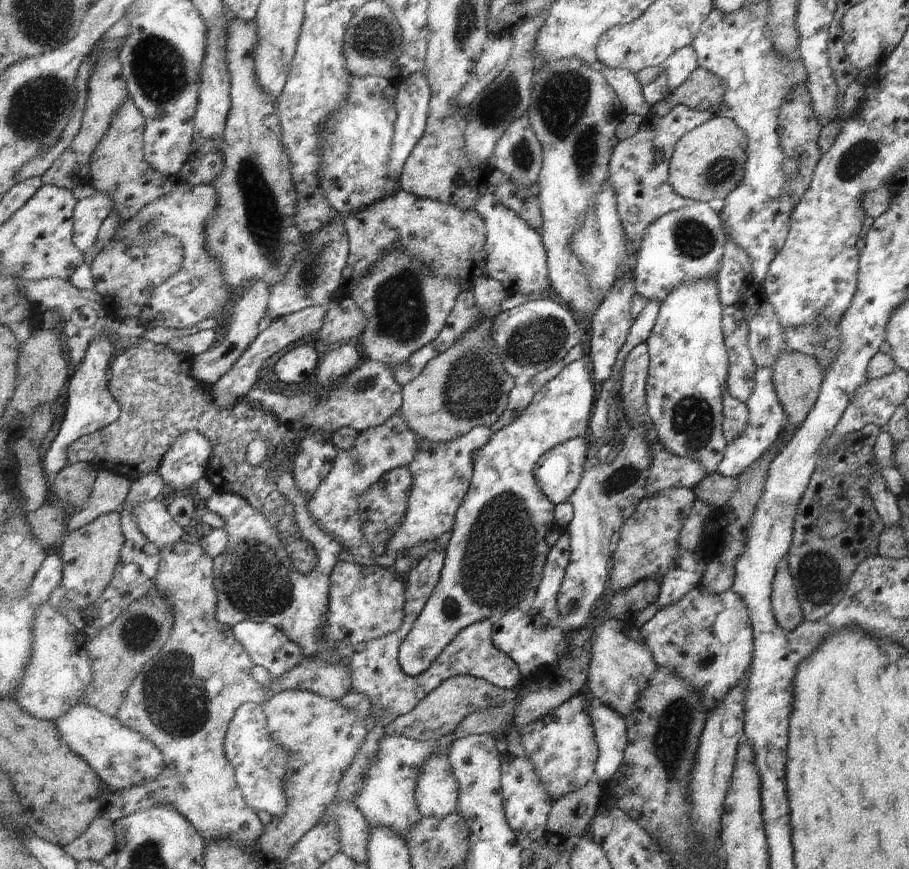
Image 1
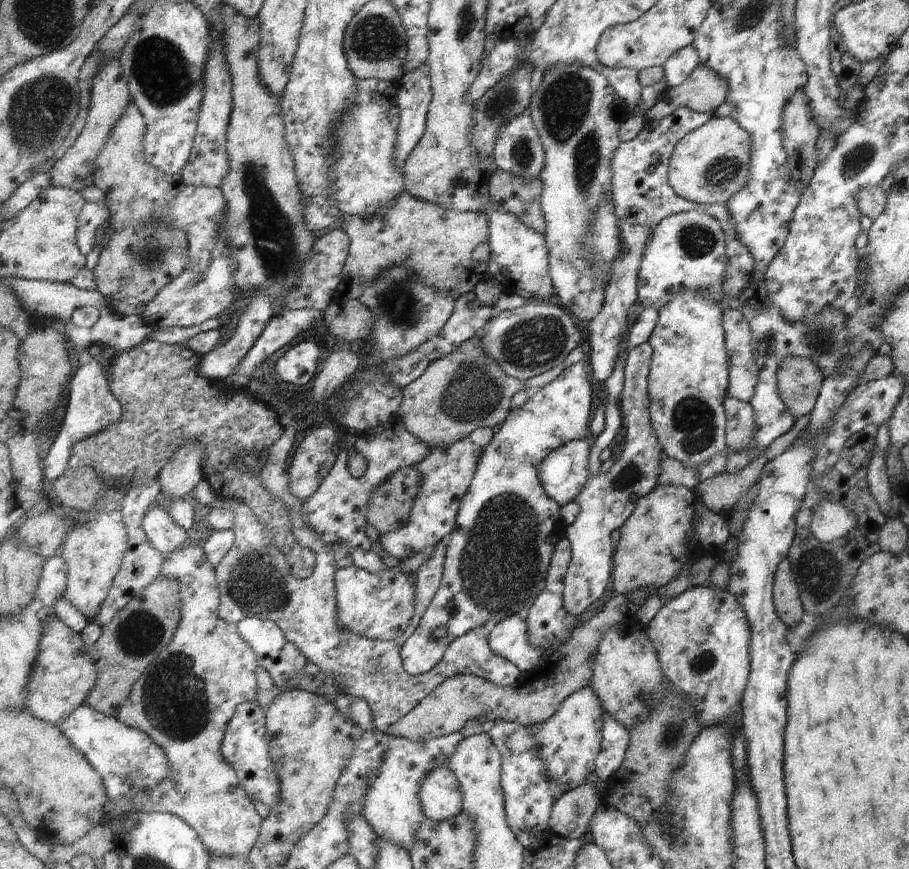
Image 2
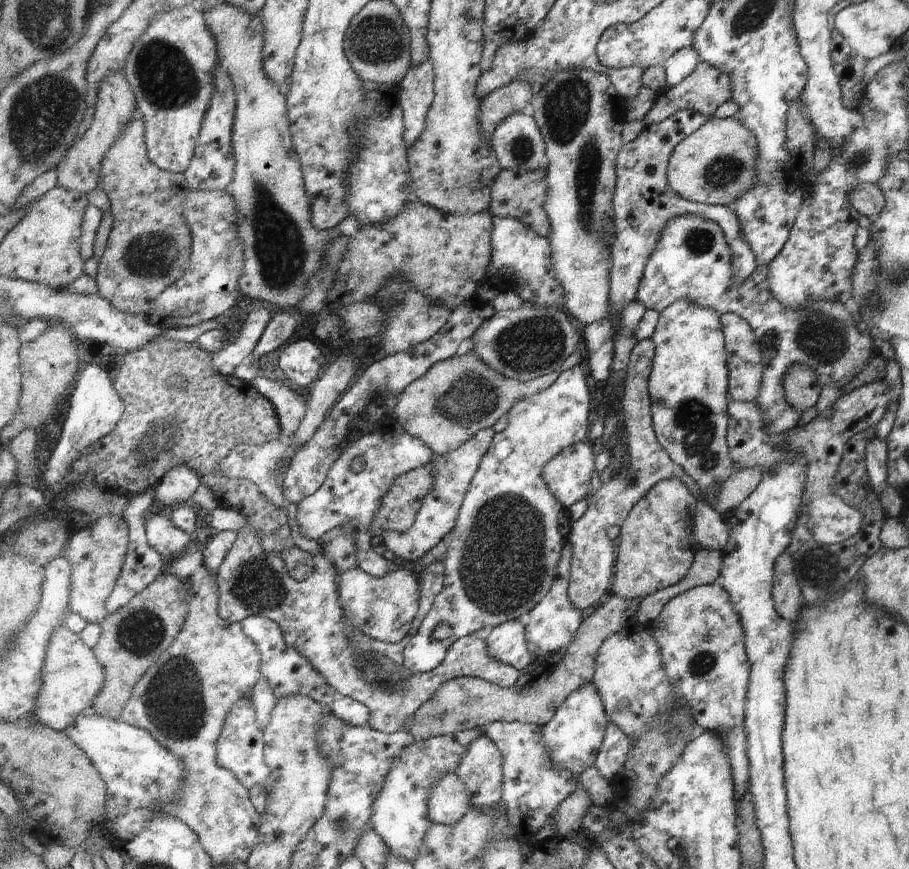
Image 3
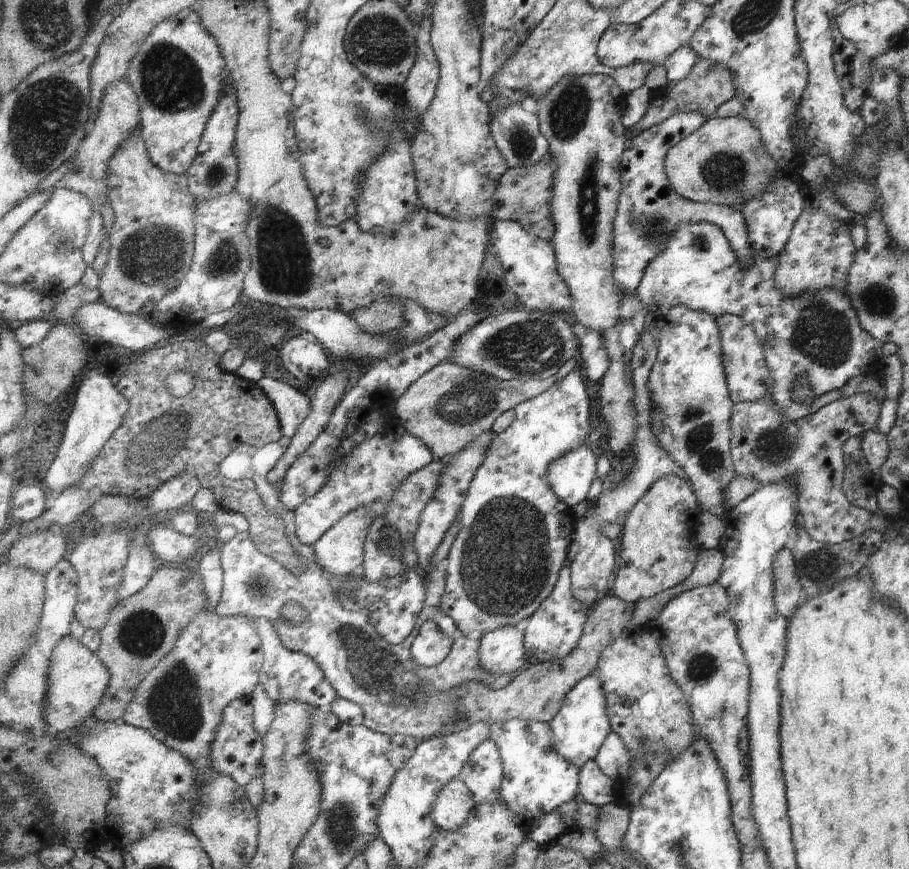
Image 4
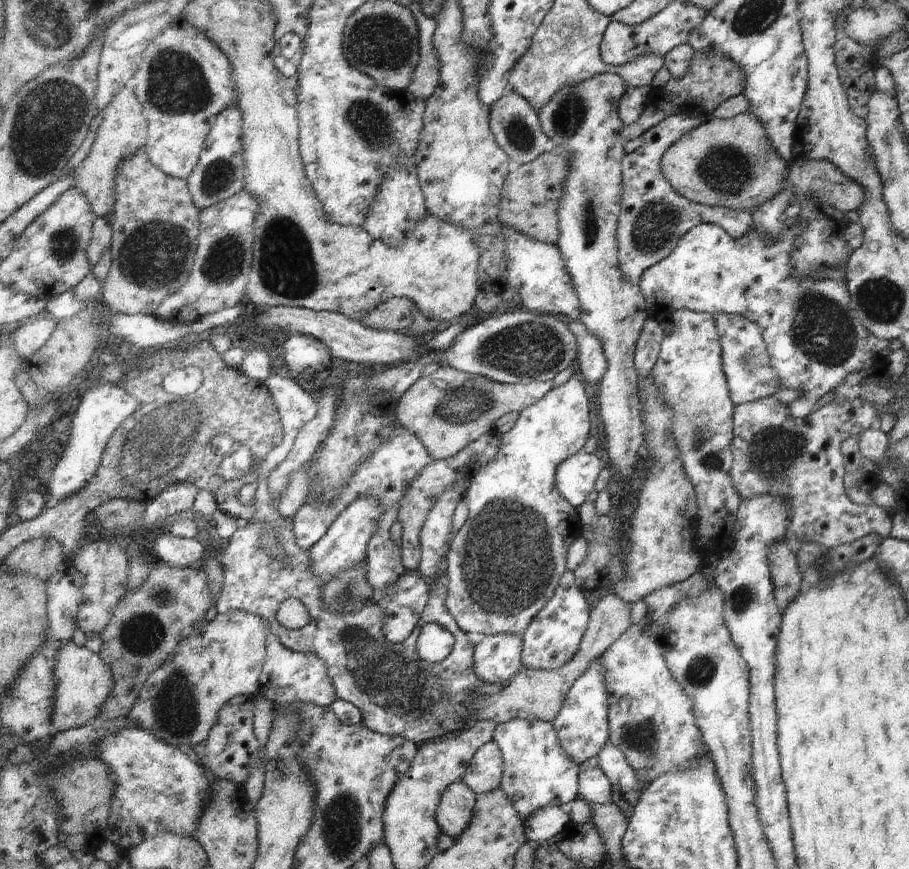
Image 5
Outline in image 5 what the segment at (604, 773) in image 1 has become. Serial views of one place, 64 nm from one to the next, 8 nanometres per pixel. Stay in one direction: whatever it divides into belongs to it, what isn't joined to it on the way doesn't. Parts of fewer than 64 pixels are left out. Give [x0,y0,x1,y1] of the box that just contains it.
[599,741,645,817]

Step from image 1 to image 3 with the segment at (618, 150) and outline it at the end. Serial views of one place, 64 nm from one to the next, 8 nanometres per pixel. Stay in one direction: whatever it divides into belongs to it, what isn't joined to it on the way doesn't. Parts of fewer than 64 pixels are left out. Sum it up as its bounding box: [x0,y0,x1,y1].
[583,111,757,380]

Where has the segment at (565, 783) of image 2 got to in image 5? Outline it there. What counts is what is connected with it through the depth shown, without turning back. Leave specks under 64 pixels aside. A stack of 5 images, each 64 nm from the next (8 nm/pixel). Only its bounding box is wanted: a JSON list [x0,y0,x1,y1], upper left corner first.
[553,659,610,765]

